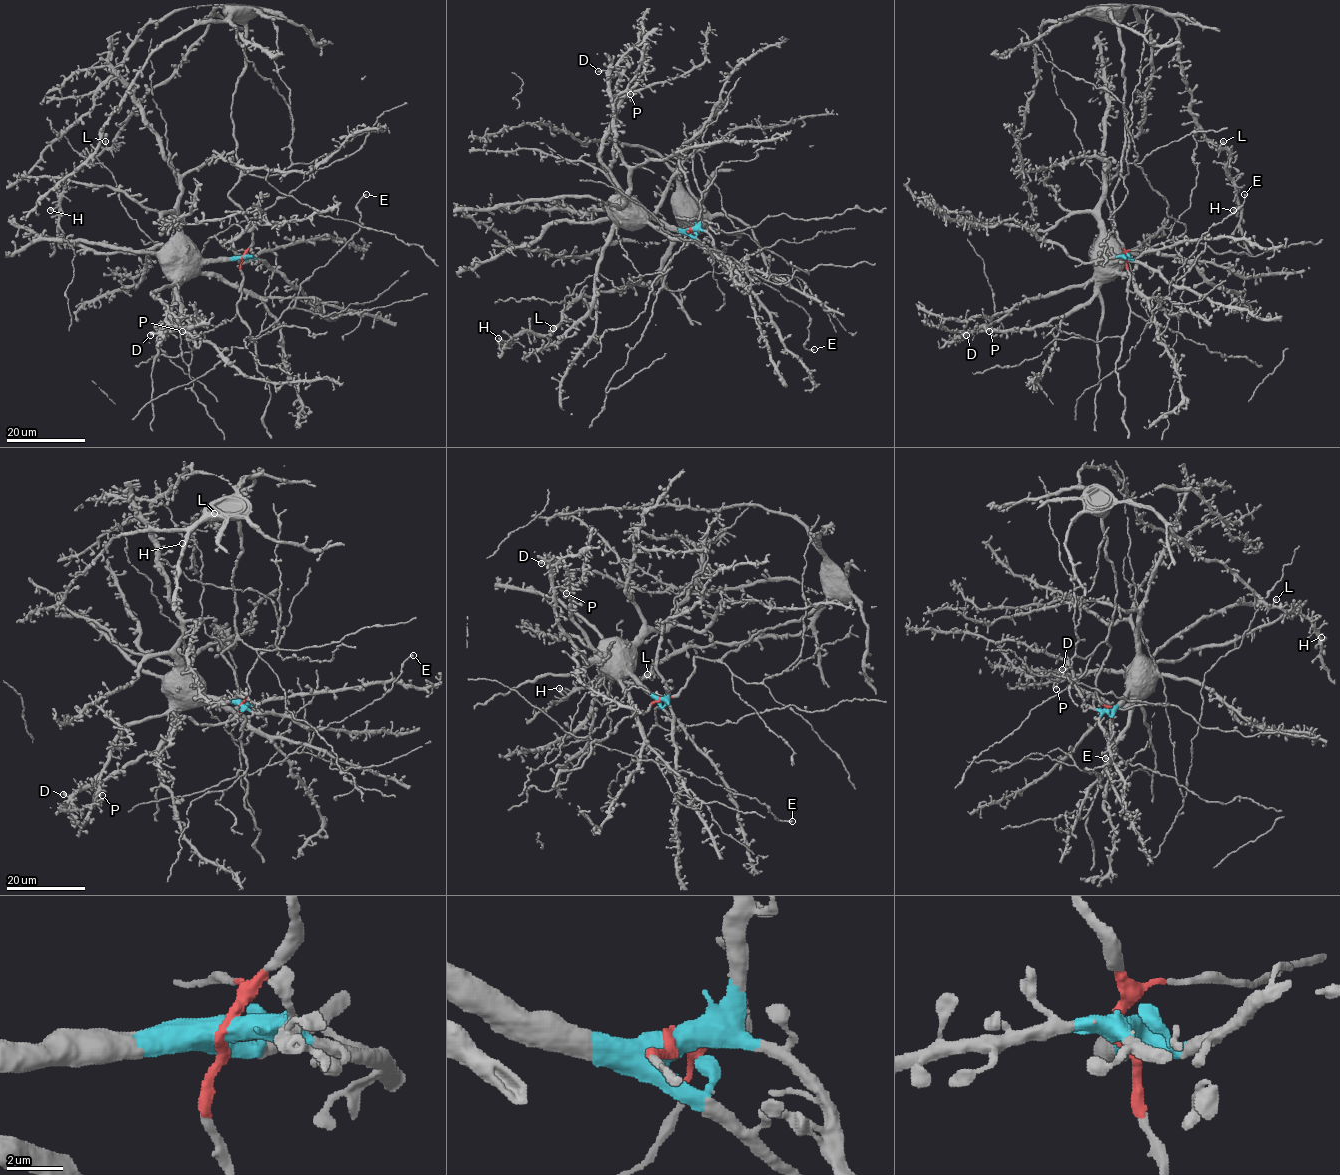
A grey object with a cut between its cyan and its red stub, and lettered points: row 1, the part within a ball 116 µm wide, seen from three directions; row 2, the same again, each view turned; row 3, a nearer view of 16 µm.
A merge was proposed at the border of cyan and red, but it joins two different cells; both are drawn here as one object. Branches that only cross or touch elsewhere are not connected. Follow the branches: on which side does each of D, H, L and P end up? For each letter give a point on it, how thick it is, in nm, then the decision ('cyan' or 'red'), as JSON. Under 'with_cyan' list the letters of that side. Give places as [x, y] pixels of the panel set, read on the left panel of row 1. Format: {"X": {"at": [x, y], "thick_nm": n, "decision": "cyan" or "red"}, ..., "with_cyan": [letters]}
{"D": {"at": [150, 335], "thick_nm": 360, "decision": "cyan"}, "H": {"at": [50, 210], "thick_nm": 280, "decision": "red"}, "L": {"at": [105, 141], "thick_nm": 400, "decision": "red"}, "P": {"at": [182, 331], "thick_nm": 200, "decision": "cyan"}, "with_cyan": ["D", "P"]}

